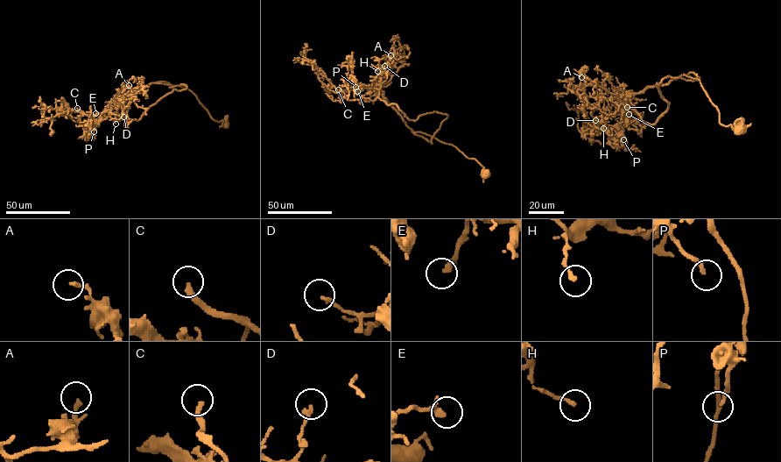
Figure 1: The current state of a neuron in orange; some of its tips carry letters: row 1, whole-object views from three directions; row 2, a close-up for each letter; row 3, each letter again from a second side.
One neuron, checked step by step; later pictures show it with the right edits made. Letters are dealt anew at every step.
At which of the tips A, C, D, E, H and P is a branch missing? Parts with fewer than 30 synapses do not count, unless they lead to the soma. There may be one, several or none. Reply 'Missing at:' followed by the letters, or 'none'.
Missing at: none

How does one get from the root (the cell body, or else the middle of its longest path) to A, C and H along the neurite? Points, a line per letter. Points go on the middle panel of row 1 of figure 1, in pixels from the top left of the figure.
A: (487, 175), (476, 160), (452, 145), (413, 131), (389, 103), (379, 80), (395, 63), (390, 55)
C: (487, 175), (476, 160), (467, 158), (452, 145), (413, 131), (379, 88), (354, 86), (348, 91), (338, 89)
H: (487, 175), (476, 160), (452, 145), (413, 131), (383, 95), (381, 86), (387, 75), (383, 69), (377, 71)

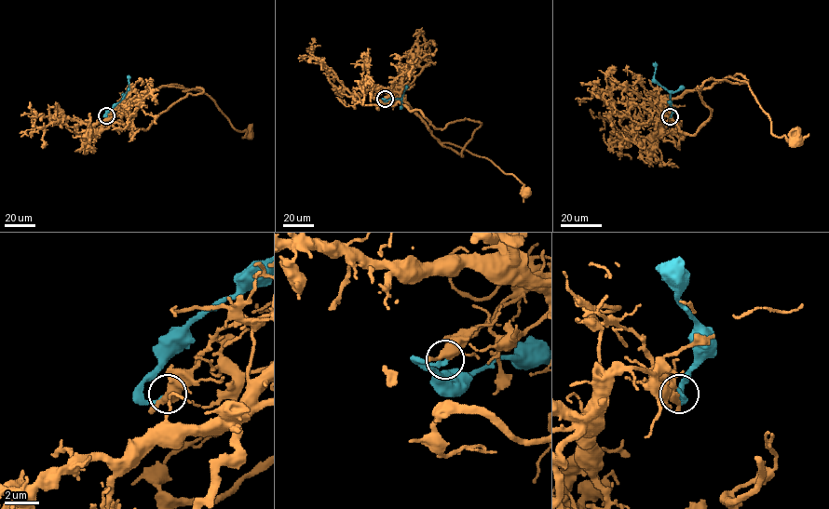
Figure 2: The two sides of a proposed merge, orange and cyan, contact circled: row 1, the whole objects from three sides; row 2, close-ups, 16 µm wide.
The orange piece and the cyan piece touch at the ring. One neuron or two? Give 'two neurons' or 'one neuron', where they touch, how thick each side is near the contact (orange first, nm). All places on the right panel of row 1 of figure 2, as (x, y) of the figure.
one neuron; place (670, 116); calibres 400 and 240 nm

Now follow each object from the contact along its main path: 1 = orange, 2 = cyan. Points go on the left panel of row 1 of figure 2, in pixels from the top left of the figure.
1: (106, 116), (116, 113), (134, 98), (167, 86), (204, 92), (234, 128), (246, 130), (247, 137), (250, 135)
2: (106, 115), (104, 114), (125, 95), (129, 75)

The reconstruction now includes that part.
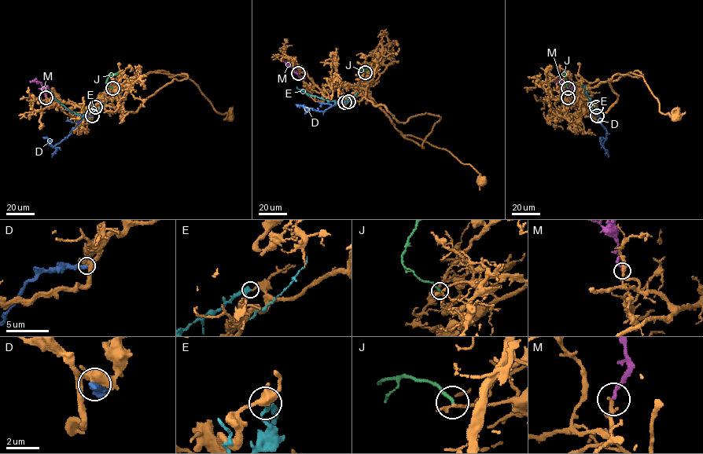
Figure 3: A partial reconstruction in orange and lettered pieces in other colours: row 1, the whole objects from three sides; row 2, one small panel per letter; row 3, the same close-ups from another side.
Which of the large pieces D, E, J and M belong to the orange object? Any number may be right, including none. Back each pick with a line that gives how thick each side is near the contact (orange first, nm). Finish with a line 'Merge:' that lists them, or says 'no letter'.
M: 260 nm thick on the orange side, 200 nm on the other
Merge: M

